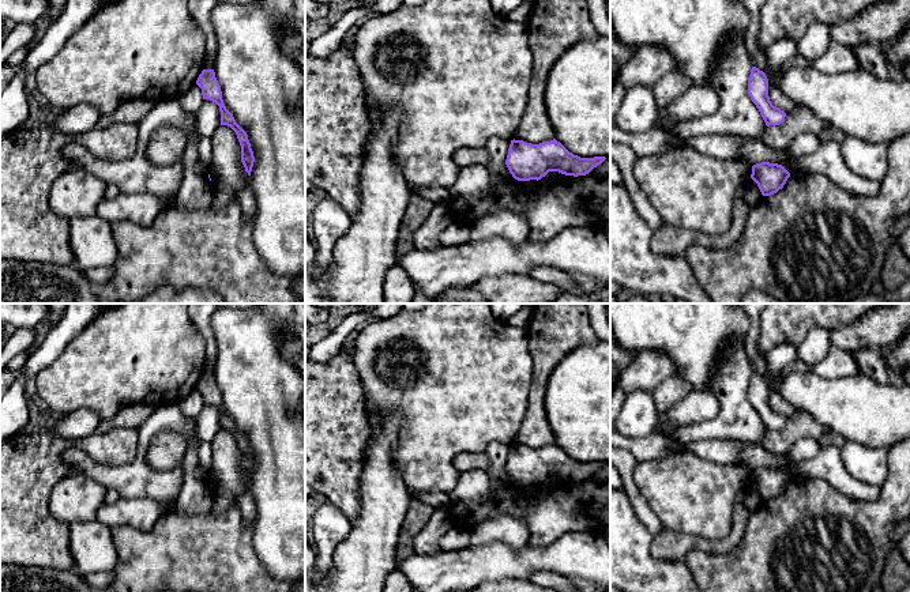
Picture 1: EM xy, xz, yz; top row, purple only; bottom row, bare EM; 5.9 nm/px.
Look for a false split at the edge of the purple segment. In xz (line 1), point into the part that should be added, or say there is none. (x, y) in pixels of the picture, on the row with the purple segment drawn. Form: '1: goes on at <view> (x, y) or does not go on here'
1: does not go on here

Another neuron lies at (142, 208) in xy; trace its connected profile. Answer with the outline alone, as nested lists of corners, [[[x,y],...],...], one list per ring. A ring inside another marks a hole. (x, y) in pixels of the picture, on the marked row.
[[[123,193],[114,199],[104,199],[97,215],[109,223],[127,220],[150,225],[163,210],[173,207],[174,200],[162,200],[148,193]]]

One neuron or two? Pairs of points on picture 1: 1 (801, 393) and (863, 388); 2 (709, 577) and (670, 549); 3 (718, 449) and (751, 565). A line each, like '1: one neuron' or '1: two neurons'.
1: one neuron
2: two neurons
3: two neurons

